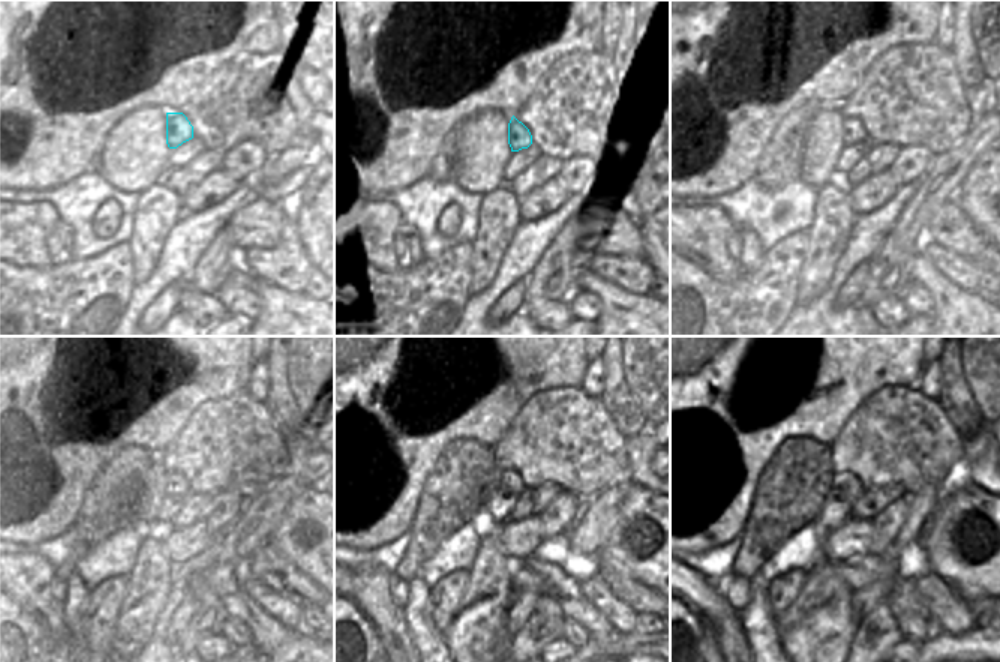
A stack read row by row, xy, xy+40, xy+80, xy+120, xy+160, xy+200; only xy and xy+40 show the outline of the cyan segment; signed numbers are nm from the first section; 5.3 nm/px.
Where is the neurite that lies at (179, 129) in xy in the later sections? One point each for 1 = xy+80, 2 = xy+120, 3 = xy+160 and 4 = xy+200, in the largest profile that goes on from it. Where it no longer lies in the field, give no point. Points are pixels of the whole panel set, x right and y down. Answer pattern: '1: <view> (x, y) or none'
1: xy+80 (855, 134)
2: xy+120 (176, 484)
3: xy+160 (508, 479)
4: xy+200 (852, 488)

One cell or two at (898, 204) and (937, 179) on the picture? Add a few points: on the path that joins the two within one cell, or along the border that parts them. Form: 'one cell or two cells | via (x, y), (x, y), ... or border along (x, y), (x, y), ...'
two cells | border along (918, 182), (916, 191), (910, 198)

